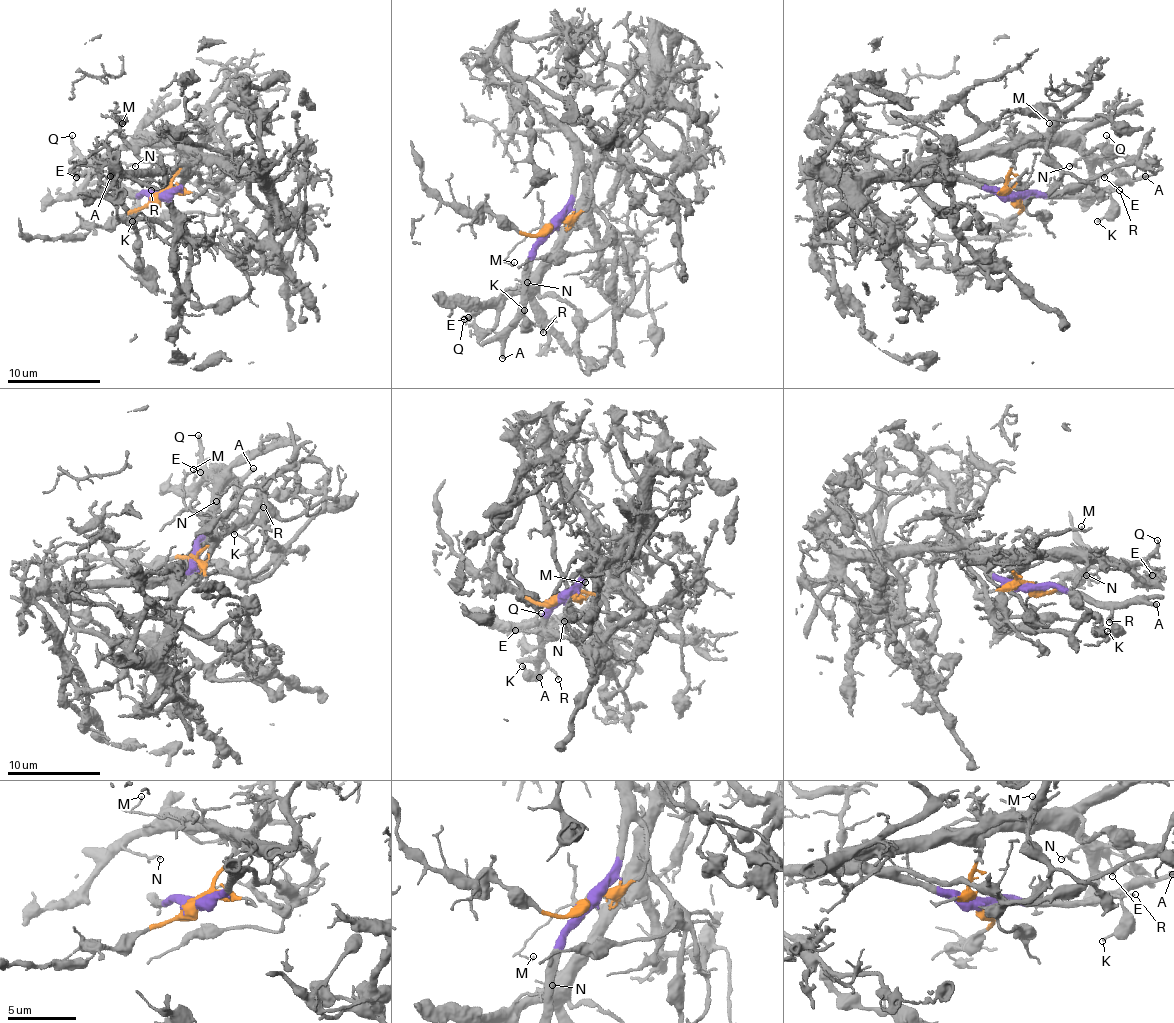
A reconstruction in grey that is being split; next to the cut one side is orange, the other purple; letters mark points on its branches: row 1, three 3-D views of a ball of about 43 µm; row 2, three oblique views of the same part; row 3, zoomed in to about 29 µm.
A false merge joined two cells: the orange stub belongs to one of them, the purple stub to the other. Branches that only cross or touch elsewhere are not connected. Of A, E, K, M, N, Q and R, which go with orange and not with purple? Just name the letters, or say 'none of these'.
E, M, N, Q

